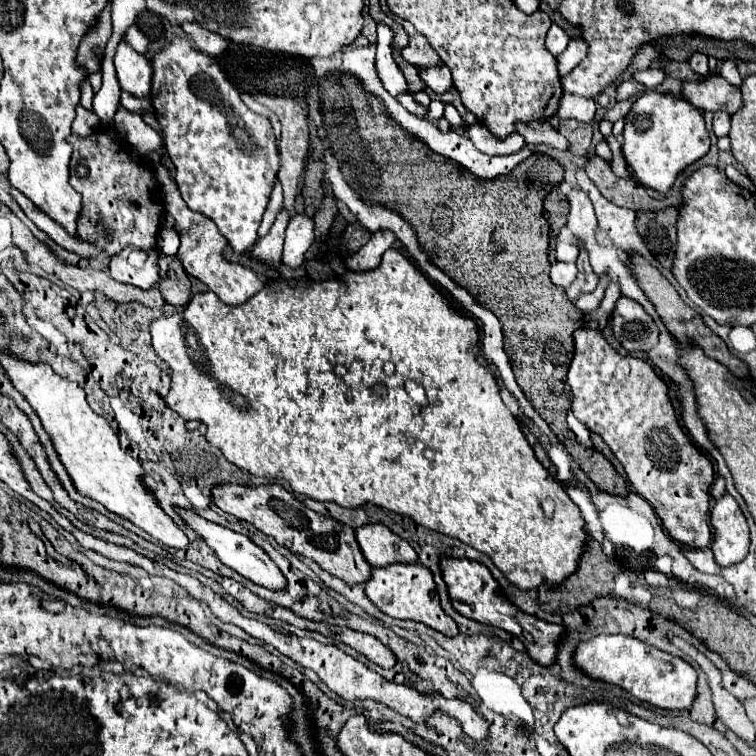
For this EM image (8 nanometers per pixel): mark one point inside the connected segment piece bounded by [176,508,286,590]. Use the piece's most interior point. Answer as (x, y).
(239, 552)

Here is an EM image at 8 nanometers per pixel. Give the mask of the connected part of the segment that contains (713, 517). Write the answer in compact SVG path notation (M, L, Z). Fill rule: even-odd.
M724 494L710 510L712 552L718 566L732 566L748 554L750 532L736 500Z

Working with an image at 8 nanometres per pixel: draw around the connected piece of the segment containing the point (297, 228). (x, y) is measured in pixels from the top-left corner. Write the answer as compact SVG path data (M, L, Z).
M296 214L296 216L290 220L288 228L286 228L282 262L284 262L284 264L294 264L292 268L296 268L298 264L302 264L302 260L304 260L304 252L306 252L306 248L308 248L312 242L314 242L314 220L312 220L310 216L306 216L306 214Z

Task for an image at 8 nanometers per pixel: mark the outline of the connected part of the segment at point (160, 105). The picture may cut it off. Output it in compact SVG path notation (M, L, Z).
M176 38L170 44L166 44L158 54L154 54L150 66L150 102L154 108L154 116L160 124L166 150L176 166L176 184L180 188L182 198L194 212L204 214L218 226L220 234L228 240L234 252L250 252L258 240L258 226L280 170L276 136L270 120L266 116L252 112L240 100L238 90L224 76L216 60L208 54L194 50L184 38Z

